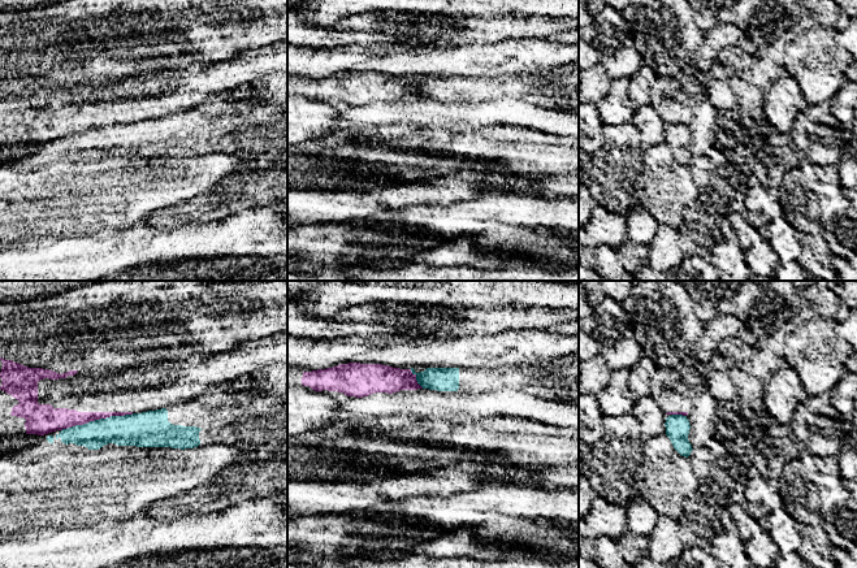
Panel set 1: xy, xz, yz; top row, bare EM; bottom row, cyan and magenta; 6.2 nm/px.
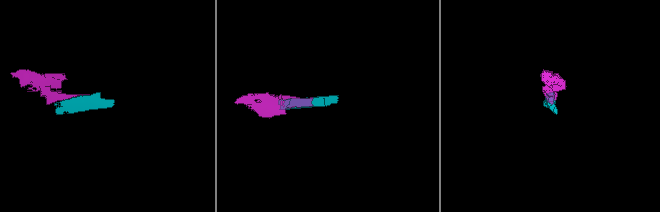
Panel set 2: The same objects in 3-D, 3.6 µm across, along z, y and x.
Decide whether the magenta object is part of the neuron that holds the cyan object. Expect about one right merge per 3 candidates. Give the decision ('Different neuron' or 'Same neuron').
Different neuron

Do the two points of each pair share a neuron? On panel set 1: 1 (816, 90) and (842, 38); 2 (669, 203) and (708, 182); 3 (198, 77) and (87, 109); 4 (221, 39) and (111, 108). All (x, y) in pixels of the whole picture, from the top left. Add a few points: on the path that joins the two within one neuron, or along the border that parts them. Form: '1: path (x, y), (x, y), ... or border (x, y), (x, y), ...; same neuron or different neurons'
1: border (836, 31), (835, 40), (843, 48); different neurons
2: border (687, 167), (696, 185), (698, 198); different neurons
3: path (171, 98), (163, 98), (159, 102), (115, 104); same neuron
4: border (191, 63), (177, 69), (142, 72); different neurons

